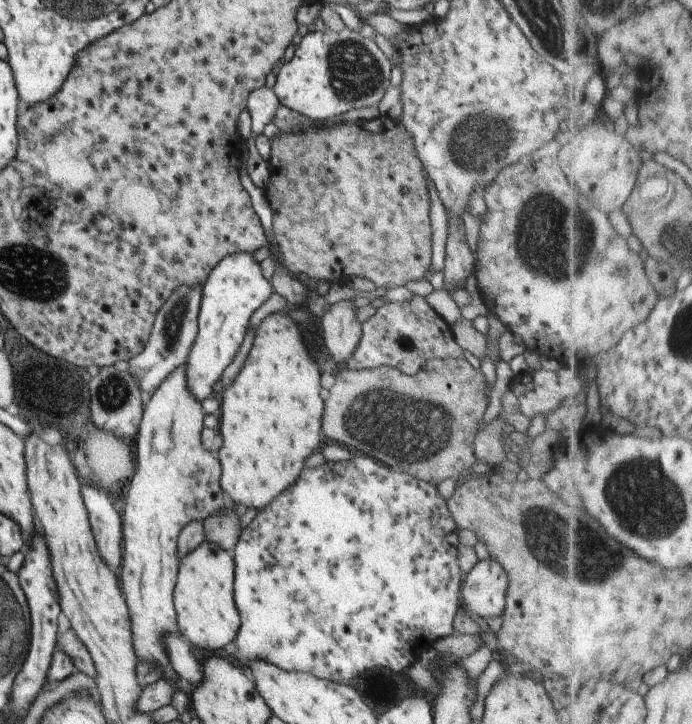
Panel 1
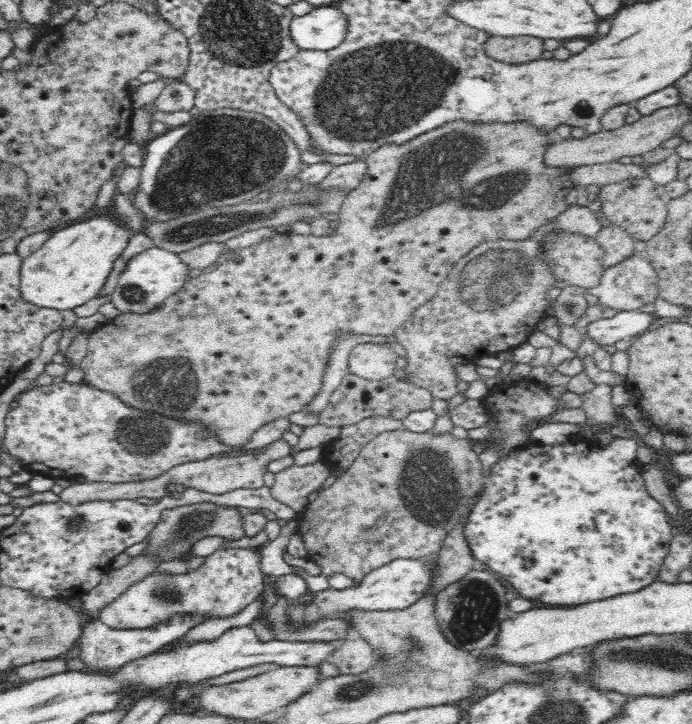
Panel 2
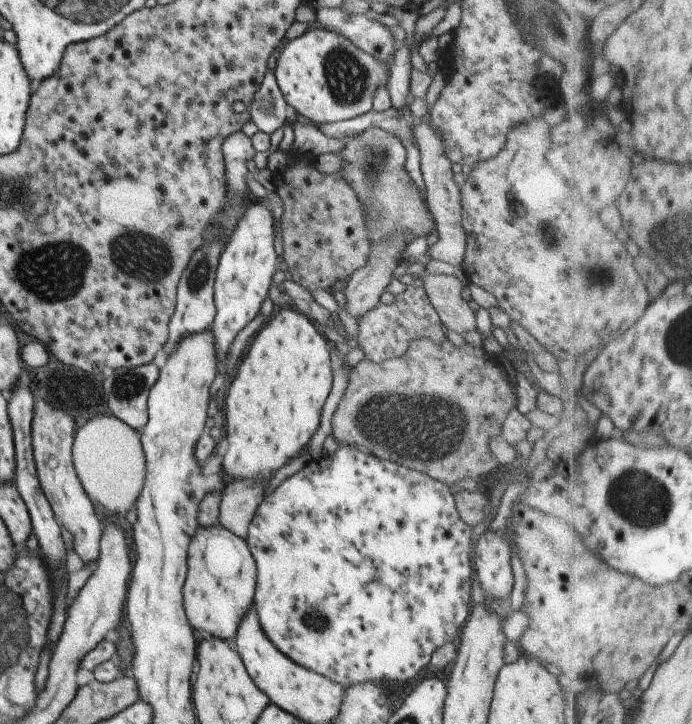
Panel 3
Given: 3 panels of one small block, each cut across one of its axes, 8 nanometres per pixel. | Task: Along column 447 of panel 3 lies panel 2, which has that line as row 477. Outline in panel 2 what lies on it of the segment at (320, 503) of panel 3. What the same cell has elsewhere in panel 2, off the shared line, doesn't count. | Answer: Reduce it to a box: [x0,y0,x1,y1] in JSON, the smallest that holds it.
[464,436,673,607]

